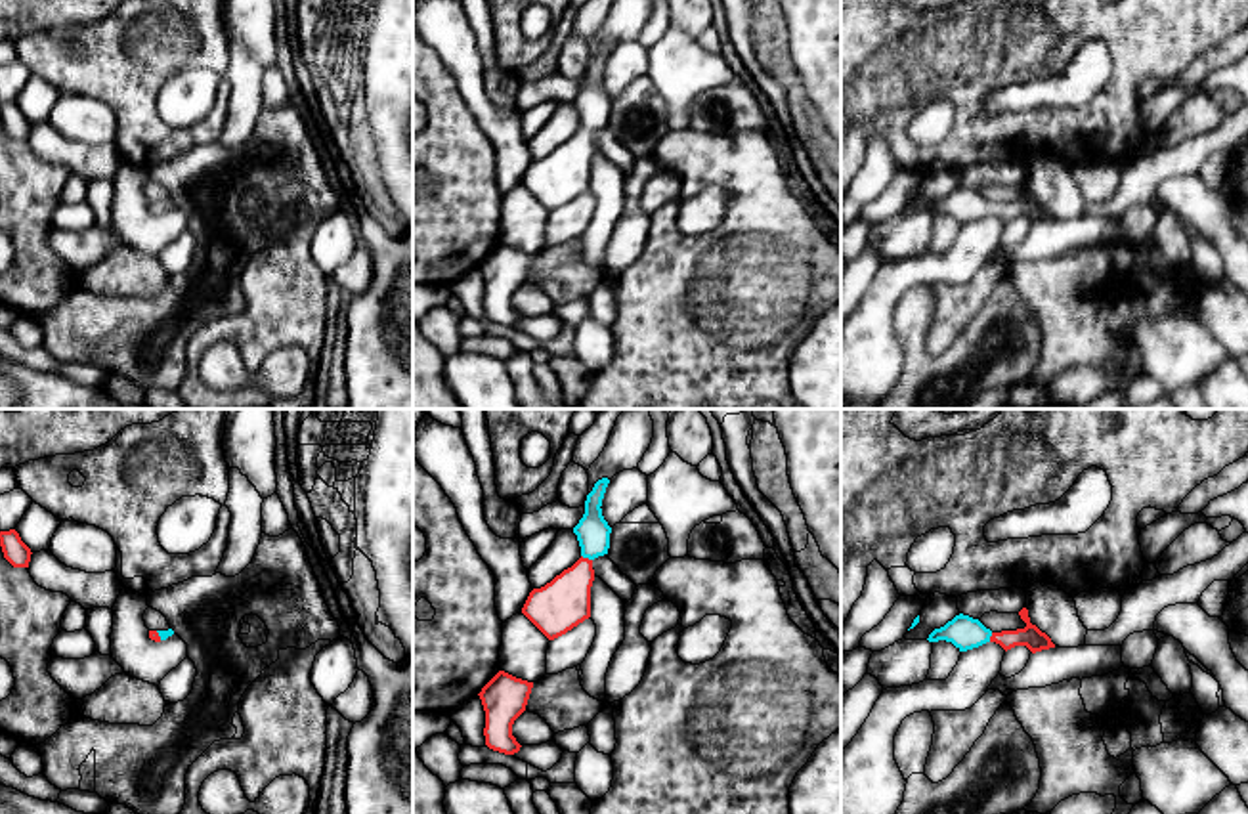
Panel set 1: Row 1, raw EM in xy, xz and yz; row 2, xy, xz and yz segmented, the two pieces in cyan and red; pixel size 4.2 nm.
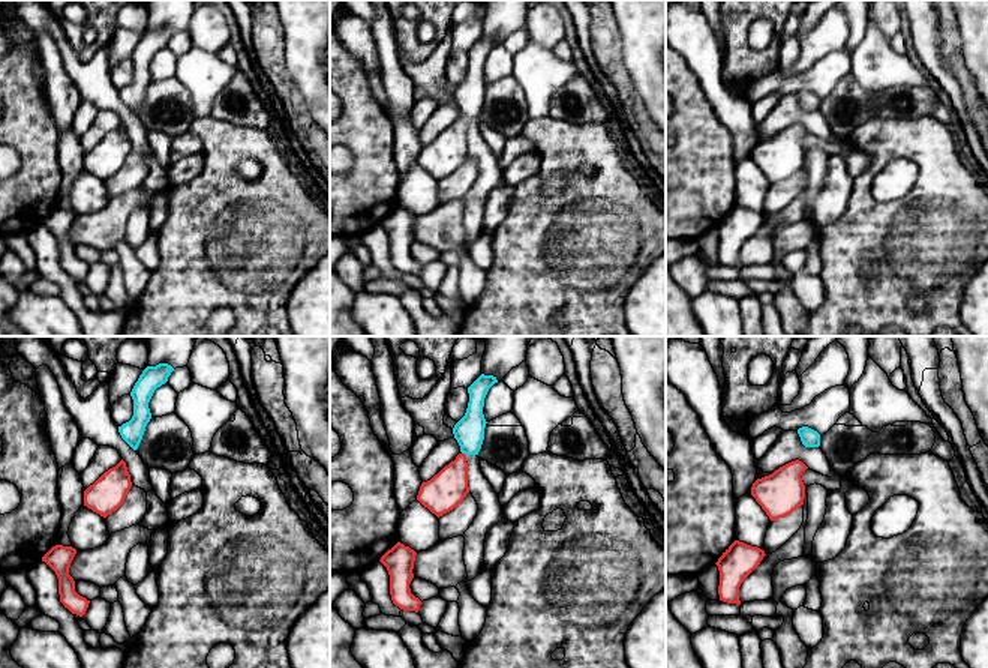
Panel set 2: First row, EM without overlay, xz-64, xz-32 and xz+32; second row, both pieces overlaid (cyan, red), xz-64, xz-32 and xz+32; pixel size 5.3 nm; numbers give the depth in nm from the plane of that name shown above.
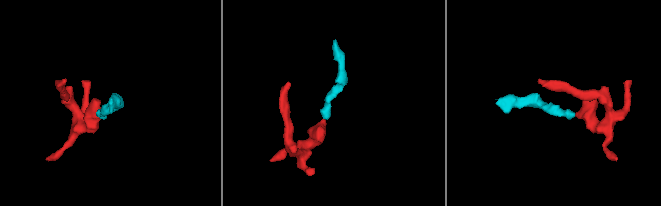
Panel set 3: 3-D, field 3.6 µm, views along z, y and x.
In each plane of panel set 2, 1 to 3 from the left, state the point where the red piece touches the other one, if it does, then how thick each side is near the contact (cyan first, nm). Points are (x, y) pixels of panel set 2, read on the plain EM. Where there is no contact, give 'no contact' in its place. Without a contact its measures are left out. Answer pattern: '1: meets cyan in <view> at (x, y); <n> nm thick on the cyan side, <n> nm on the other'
1: no contact
2: meets cyan in xz-32 at (464, 116); 160 nm thick on the cyan side, 200 nm on the other
3: no contact

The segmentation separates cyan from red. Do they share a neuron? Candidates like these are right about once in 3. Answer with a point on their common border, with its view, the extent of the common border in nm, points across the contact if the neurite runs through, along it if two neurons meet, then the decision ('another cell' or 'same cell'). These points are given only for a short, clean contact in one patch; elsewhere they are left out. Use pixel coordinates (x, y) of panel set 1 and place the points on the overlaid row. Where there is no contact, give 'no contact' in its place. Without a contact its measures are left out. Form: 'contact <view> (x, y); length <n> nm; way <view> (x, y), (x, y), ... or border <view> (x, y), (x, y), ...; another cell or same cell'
contact xz (587, 556); length 50 nm; way xz (593, 532), (593, 545), (587, 556), (564, 602); same cell

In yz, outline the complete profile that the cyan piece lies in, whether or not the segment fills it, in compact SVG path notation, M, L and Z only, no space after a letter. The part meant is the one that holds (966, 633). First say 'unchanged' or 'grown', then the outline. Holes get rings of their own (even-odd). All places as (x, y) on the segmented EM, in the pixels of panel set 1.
grown; M1022 608L1019 615L1026 623L1024 629L992 632L979 619L959 613L952 621L948 621L944 627L935 629L927 640L952 642L959 652L979 648L986 642L996 642L1005 652L1015 646L1026 646L1032 653L1055 648L1051 638L1045 632L1042 632L1036 625L1030 623L1026 608Z

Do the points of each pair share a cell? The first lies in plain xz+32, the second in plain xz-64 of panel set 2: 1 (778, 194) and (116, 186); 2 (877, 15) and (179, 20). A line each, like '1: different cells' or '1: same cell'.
1: same cell
2: different cells

